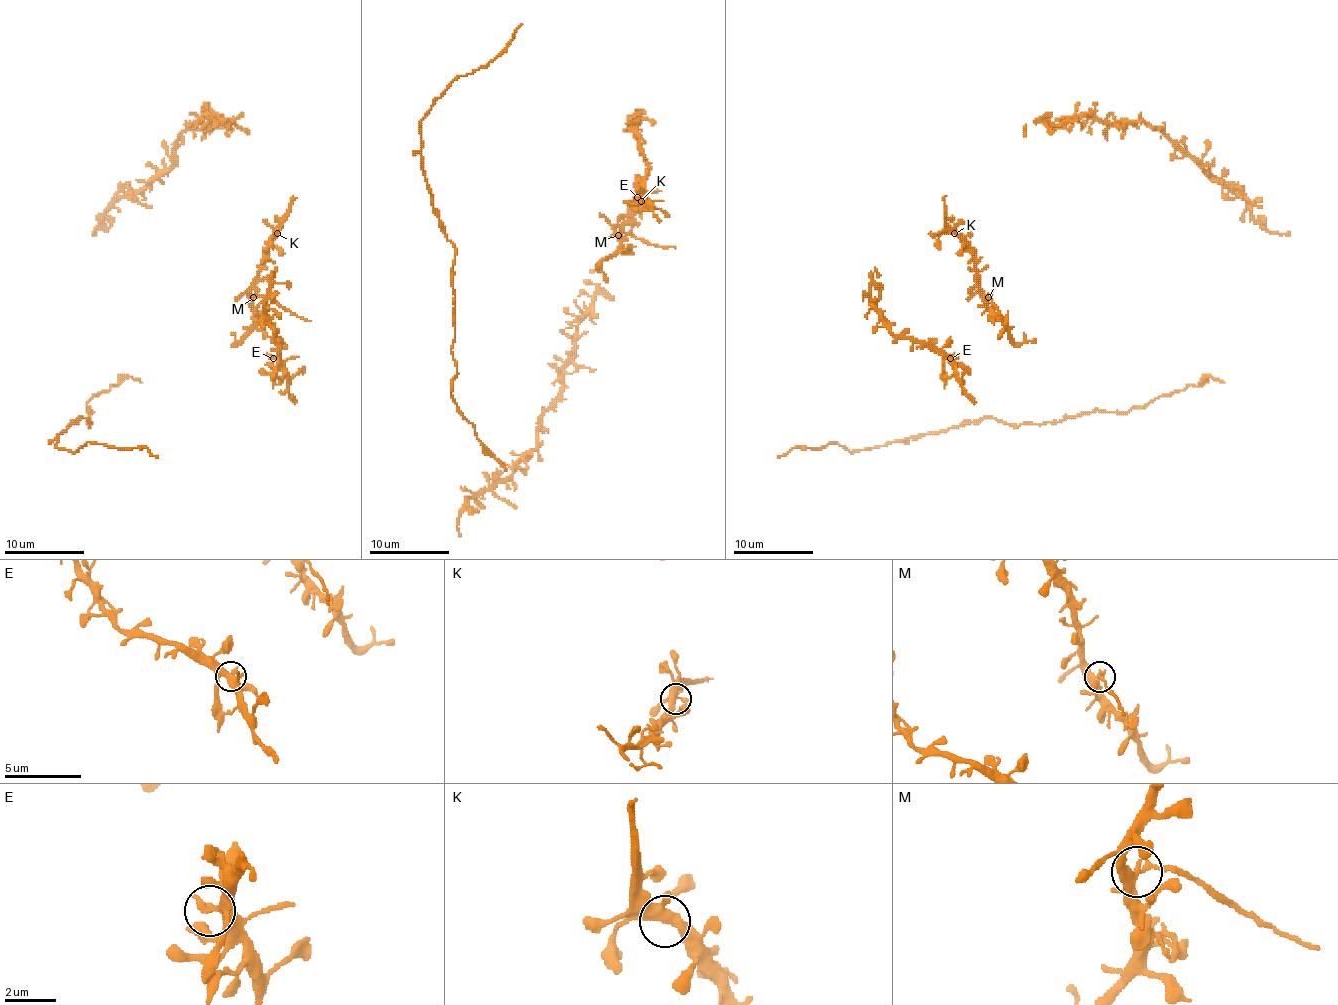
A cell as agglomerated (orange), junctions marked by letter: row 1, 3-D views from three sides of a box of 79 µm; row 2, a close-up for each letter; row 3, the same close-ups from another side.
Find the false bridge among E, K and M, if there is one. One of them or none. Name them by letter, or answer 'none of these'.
M

